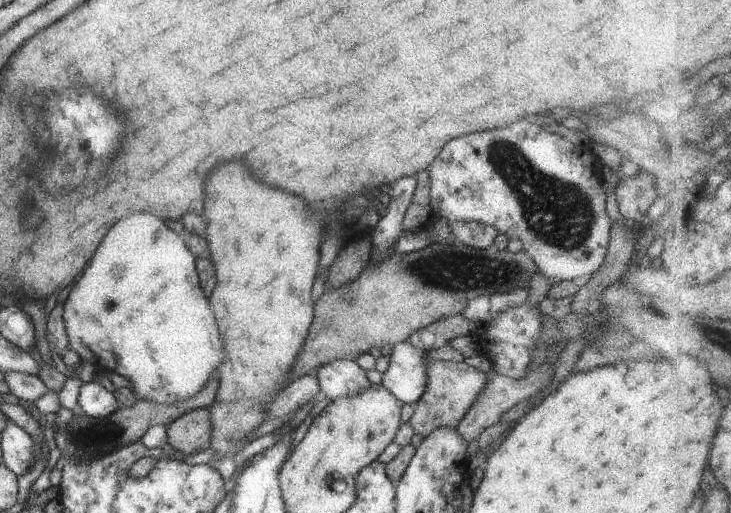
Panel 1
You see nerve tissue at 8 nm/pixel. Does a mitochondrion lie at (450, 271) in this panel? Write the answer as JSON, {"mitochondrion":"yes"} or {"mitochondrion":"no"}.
{"mitochondrion":"yes"}

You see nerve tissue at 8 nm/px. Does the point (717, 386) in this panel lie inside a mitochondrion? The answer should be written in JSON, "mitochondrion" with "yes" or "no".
{"mitochondrion":"no"}

